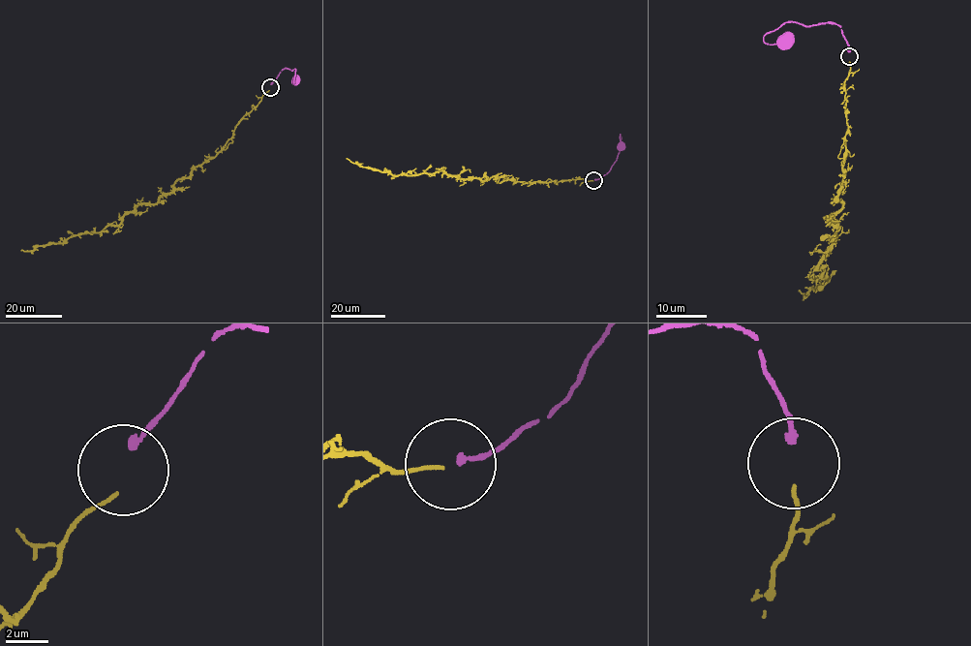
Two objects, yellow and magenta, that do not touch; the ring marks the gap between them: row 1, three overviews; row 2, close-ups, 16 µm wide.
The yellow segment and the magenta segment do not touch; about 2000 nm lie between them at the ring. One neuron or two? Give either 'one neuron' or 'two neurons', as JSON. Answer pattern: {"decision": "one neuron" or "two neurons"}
{"decision": "two neurons"}

